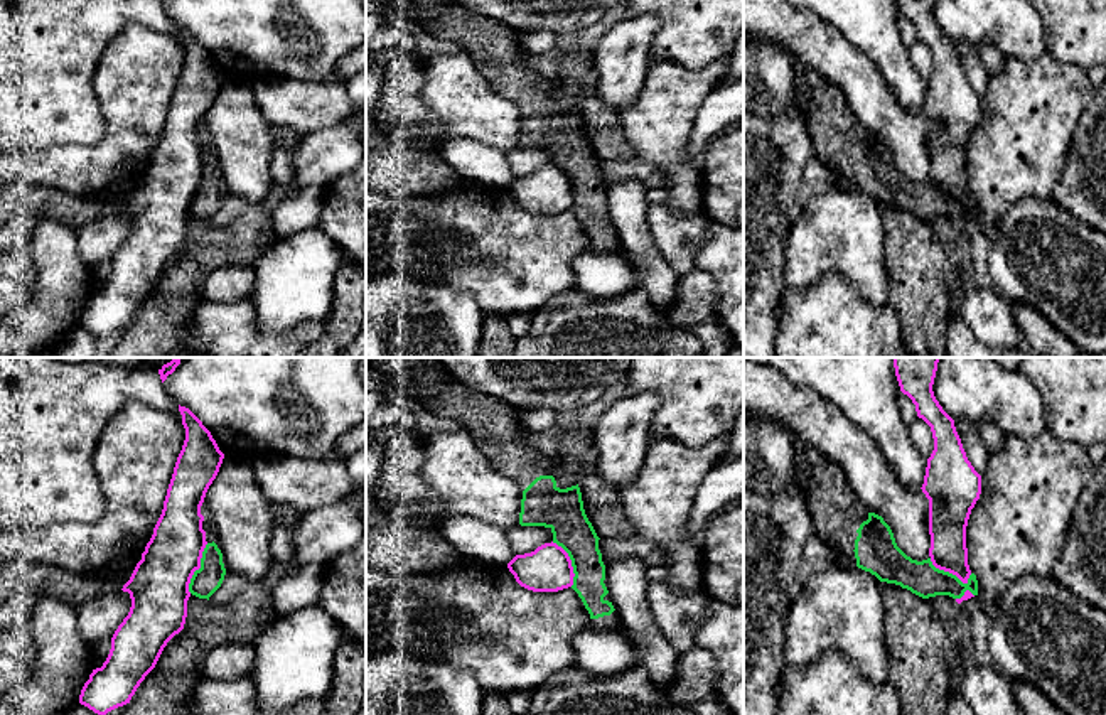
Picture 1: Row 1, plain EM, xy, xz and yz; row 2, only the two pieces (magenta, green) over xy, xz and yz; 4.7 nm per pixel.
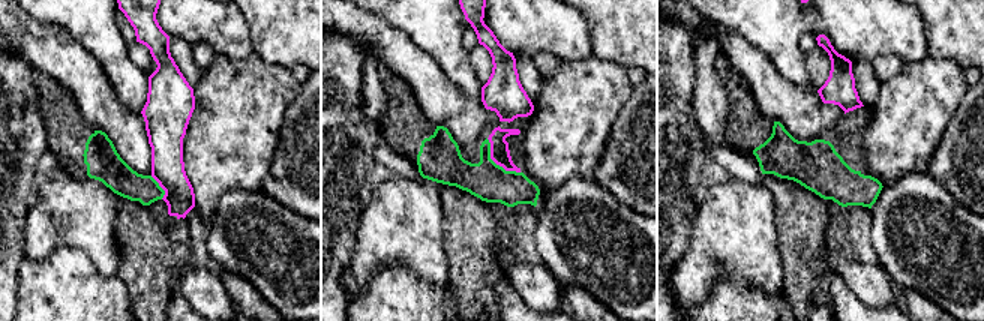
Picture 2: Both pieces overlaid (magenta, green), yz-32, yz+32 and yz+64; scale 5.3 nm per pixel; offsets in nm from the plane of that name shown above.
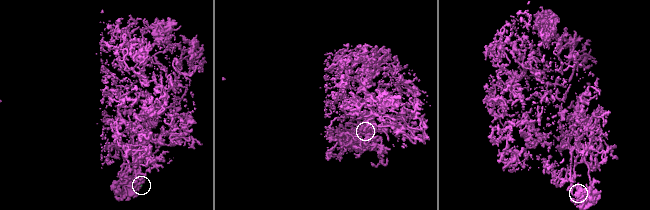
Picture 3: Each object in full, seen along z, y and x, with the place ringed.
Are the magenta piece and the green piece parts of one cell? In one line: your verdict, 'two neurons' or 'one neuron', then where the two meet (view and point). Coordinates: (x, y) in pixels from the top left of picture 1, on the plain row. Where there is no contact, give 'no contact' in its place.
two neurons; contact xy (198, 191)

